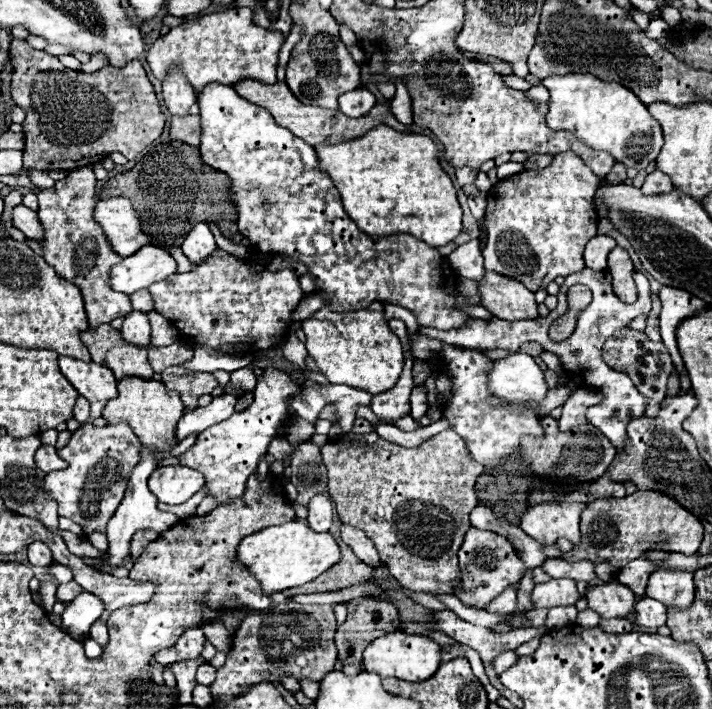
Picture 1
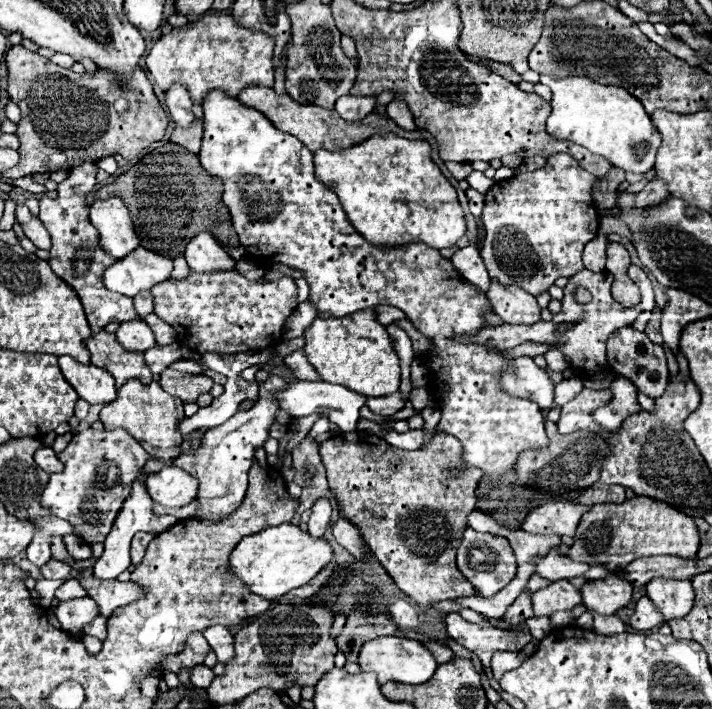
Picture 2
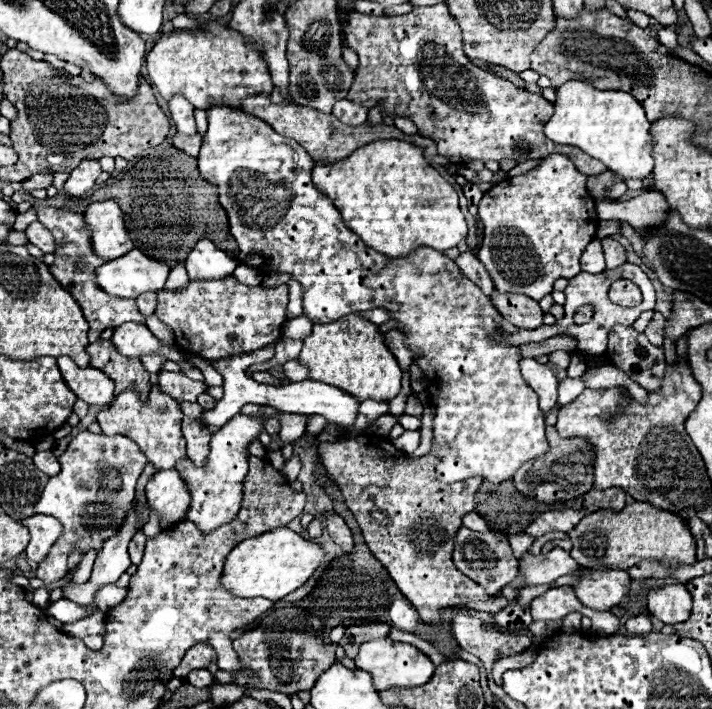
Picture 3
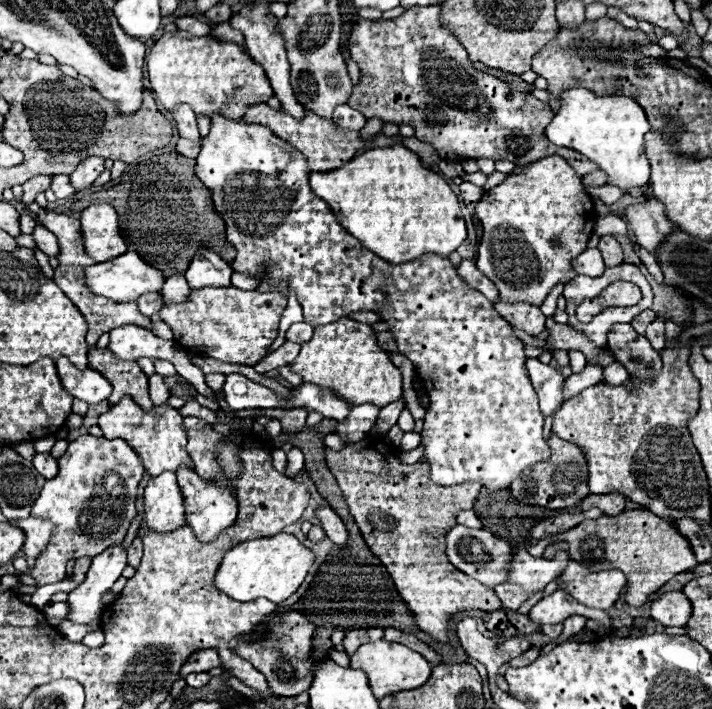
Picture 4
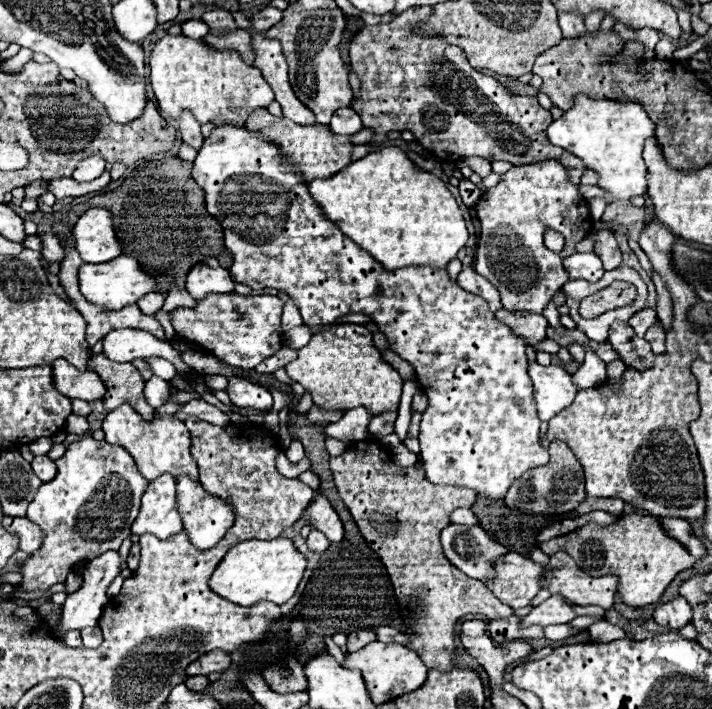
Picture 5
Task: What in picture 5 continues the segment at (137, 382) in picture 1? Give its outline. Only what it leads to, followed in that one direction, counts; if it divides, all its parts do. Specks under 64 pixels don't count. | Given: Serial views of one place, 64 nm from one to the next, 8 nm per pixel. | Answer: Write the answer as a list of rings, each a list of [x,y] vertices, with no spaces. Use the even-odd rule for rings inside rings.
[[[122,404],[104,416],[102,430],[106,434],[106,442],[120,444],[122,448],[126,448],[134,456],[134,460],[146,480],[154,480],[162,474],[172,474],[172,476],[186,474],[192,480],[198,480],[196,462],[188,450],[190,448],[190,434],[186,430],[184,422],[178,420],[174,414],[146,422],[130,404]]]

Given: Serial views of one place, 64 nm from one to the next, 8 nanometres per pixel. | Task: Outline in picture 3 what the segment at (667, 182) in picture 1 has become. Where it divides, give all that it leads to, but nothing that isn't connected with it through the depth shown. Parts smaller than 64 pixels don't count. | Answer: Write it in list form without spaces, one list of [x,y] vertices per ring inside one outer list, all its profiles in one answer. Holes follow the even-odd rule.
[[[648,188],[628,202],[596,202],[596,210],[600,220],[624,220],[640,232],[644,228],[662,224],[668,202],[658,188]]]

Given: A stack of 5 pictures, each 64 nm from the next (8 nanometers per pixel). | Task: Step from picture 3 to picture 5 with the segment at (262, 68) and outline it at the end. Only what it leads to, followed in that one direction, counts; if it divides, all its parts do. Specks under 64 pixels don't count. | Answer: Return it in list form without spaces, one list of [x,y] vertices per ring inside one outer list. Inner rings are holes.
[[[166,34],[150,54],[150,84],[158,106],[170,118],[178,118],[184,108],[192,110],[198,122],[244,126],[246,116],[256,108],[268,108],[274,100],[272,88],[262,78],[262,72],[248,66],[234,50],[218,52],[202,40],[184,34]]]

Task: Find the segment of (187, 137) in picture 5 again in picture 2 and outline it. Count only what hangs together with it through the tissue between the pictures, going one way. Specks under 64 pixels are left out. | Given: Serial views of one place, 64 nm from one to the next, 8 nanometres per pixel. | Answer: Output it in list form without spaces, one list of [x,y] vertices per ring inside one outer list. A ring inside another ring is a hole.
[[[172,84],[166,90],[166,106],[176,124],[180,124],[180,126],[192,124],[192,120],[194,120],[192,104],[194,102],[190,100],[190,94],[186,92],[186,88],[182,88],[182,84]]]

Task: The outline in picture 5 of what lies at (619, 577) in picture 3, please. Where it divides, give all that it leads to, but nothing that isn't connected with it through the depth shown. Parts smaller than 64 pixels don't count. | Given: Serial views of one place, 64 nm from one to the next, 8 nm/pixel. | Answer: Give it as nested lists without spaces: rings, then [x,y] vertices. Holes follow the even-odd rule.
[[[566,552],[552,554],[548,566],[554,568],[554,574],[542,584],[542,588],[548,588],[552,594],[562,594],[578,606],[600,606],[604,610],[612,608],[618,576],[586,576],[586,572],[582,572],[576,562],[566,556]]]

